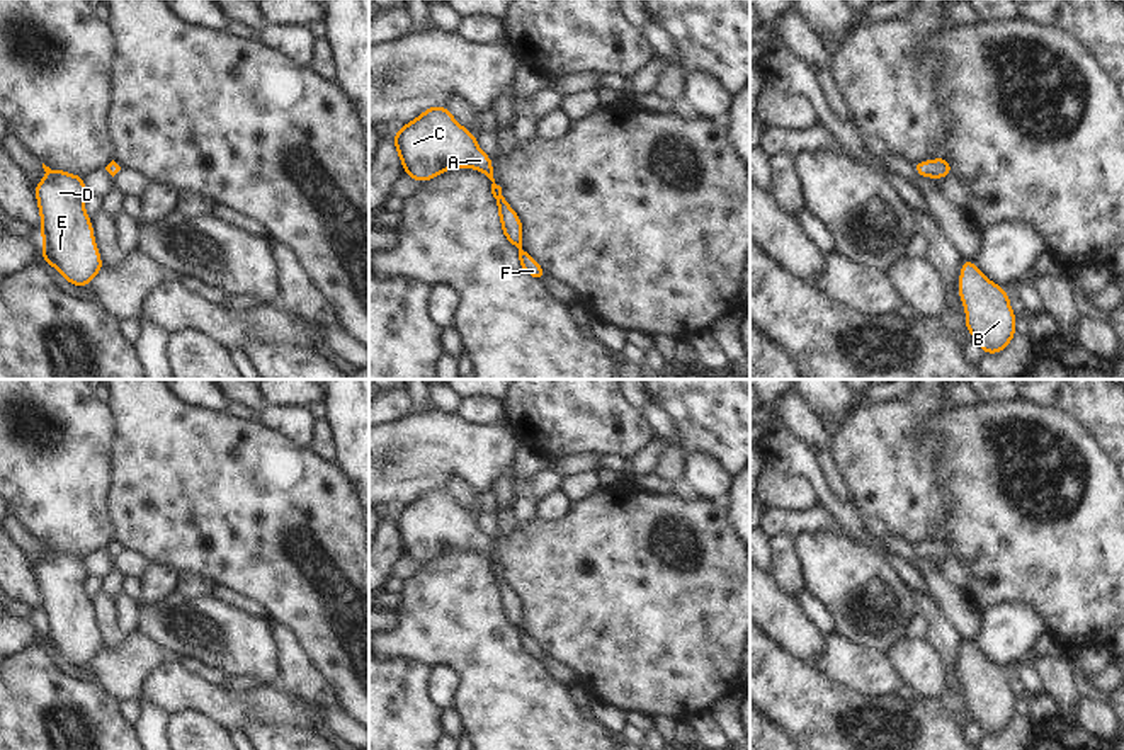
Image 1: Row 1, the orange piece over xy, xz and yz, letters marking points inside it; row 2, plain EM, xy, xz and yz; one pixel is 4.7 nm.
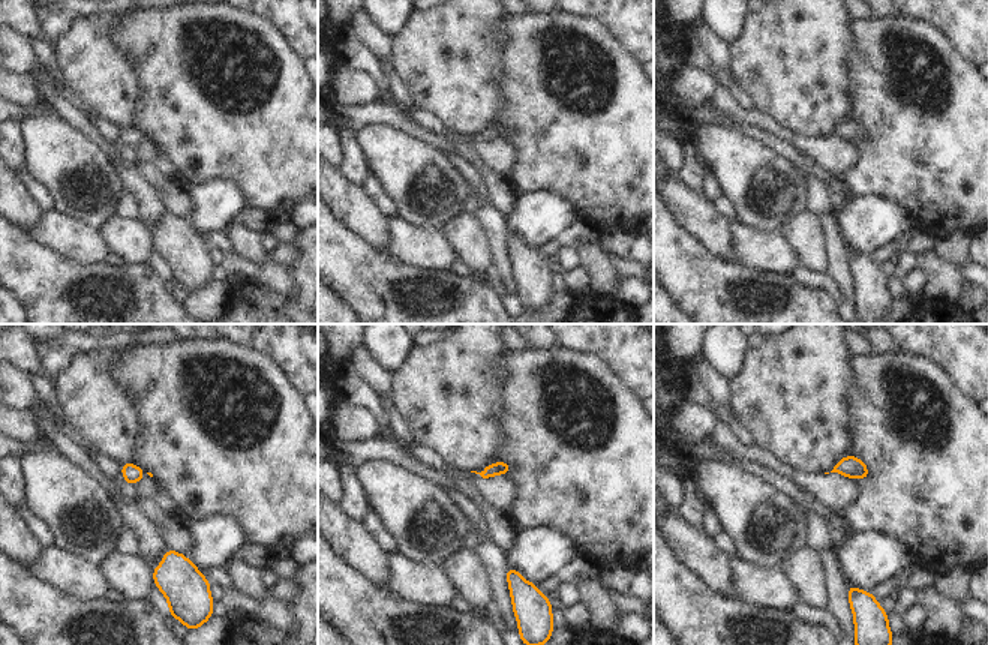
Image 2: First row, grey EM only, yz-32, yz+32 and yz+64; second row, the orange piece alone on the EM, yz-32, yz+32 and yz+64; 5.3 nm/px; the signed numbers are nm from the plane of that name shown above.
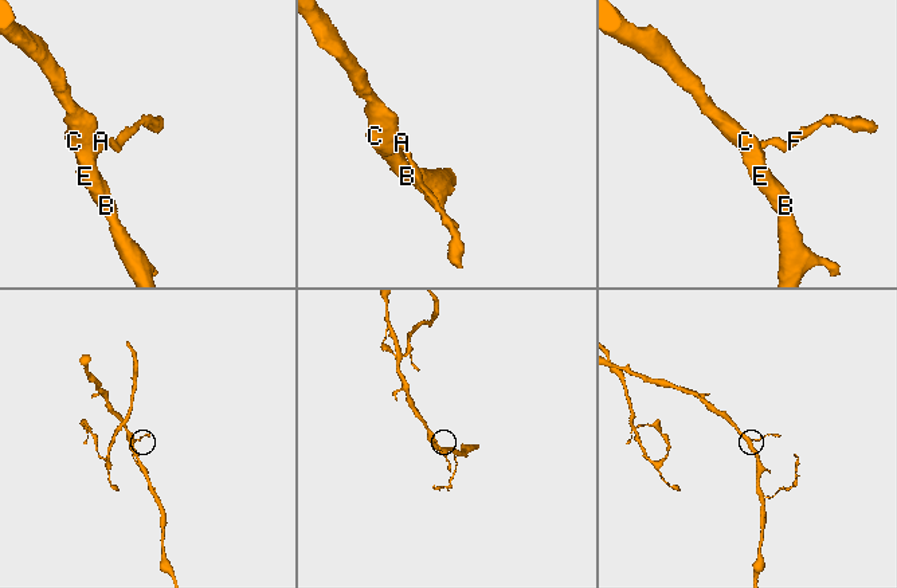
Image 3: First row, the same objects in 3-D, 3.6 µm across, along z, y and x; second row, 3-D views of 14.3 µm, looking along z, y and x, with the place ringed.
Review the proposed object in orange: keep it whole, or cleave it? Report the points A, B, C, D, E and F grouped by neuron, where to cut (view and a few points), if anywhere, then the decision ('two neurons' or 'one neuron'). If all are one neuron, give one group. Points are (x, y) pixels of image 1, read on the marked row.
A B C D E F; no cut; one neuron

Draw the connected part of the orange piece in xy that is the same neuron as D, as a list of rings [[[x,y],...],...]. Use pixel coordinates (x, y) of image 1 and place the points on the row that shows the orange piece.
[[[44,163],[43,168],[48,177],[34,185],[43,218],[43,262],[54,265],[68,282],[85,287],[104,264],[83,209],[83,177],[51,170]]]

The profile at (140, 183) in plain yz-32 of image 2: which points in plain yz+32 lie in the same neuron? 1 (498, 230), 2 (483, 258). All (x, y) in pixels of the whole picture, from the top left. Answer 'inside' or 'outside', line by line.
1: inside
2: outside

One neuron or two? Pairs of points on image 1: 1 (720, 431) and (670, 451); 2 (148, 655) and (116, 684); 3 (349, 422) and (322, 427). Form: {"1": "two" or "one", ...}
{"1": "two", "2": "one", "3": "two"}

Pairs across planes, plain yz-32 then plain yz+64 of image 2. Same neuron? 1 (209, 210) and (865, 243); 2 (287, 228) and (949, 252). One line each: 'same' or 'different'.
1: same
2: same

